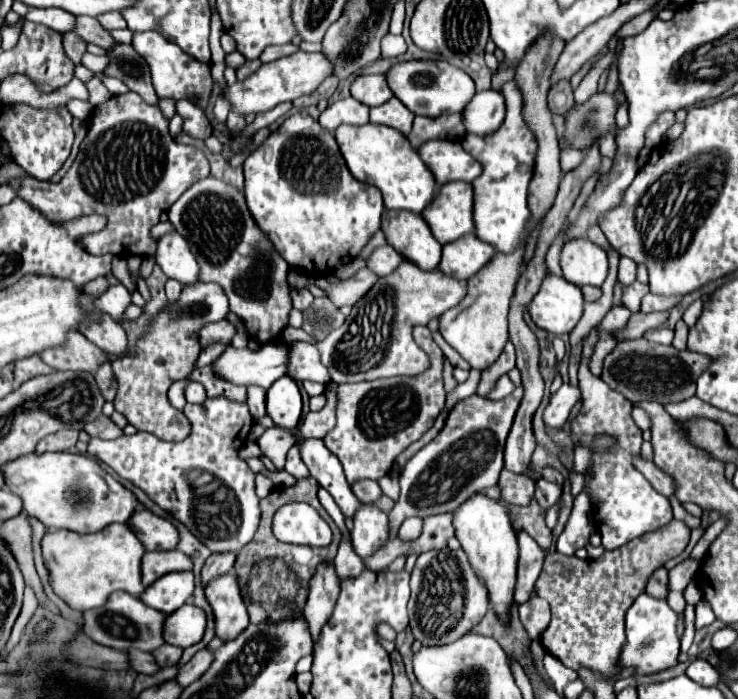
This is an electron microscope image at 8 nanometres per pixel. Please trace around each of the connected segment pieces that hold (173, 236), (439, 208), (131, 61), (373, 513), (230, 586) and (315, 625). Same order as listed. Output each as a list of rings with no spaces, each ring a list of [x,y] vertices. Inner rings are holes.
[[[176,230],[164,234],[156,246],[156,264],[168,278],[180,284],[192,284],[198,280],[198,262],[188,248],[188,242],[176,234]]]
[[[468,182],[440,186],[434,200],[422,212],[440,244],[454,242],[474,232],[474,190]]]
[[[114,44],[106,52],[106,56],[110,60],[104,70],[108,76],[120,78],[130,90],[140,94],[148,104],[158,104],[148,64],[144,62],[144,58],[140,58],[140,54],[136,54],[136,50],[130,44]]]
[[[362,504],[354,514],[350,536],[360,558],[374,554],[388,540],[388,516],[376,504]]]
[[[236,572],[222,574],[206,586],[206,598],[216,616],[216,636],[234,640],[248,626],[248,610]]]
[[[328,562],[328,566],[318,566],[316,574],[308,582],[308,600],[304,608],[304,616],[314,640],[320,634],[320,628],[328,622],[338,592],[340,592],[340,582],[338,582],[334,562]]]

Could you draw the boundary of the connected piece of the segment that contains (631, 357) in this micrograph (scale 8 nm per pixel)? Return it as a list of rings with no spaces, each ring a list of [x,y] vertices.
[[[646,338],[618,342],[616,348],[604,358],[602,380],[616,392],[624,394],[632,404],[640,400],[656,400],[660,404],[688,400],[696,392],[696,378],[708,366],[708,358],[698,352],[676,352],[674,358],[656,358],[658,368],[650,368],[650,348]]]

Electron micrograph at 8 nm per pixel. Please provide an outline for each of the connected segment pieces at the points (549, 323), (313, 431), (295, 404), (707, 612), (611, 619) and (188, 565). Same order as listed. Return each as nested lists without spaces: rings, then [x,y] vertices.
[[[550,276],[542,280],[528,312],[538,328],[556,336],[570,334],[584,314],[584,298],[576,284],[562,276]]]
[[[328,384],[326,388],[326,406],[318,412],[308,412],[308,416],[302,422],[302,434],[306,438],[324,438],[328,430],[336,424],[336,384]]]
[[[282,376],[266,392],[266,410],[276,426],[296,428],[302,414],[302,396],[298,384]]]
[[[700,600],[696,604],[696,628],[702,628],[702,626],[708,626],[714,622],[714,614],[712,614],[712,608],[708,606],[708,602]]]
[[[672,518],[660,530],[634,538],[626,546],[604,552],[598,560],[580,560],[550,552],[544,560],[536,592],[550,604],[552,620],[540,642],[544,650],[556,656],[572,670],[588,668],[604,676],[620,672],[620,654],[624,650],[624,614],[638,594],[644,592],[650,574],[668,560],[684,552],[690,540],[690,528],[684,520]]]
[[[168,550],[168,552],[146,552],[142,558],[142,582],[144,586],[150,586],[158,578],[170,572],[182,572],[192,570],[192,560],[180,552],[180,550]]]

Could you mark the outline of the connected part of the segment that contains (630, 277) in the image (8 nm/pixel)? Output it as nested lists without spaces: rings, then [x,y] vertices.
[[[620,258],[620,266],[618,266],[618,280],[624,286],[630,286],[636,280],[636,262],[630,258]]]

